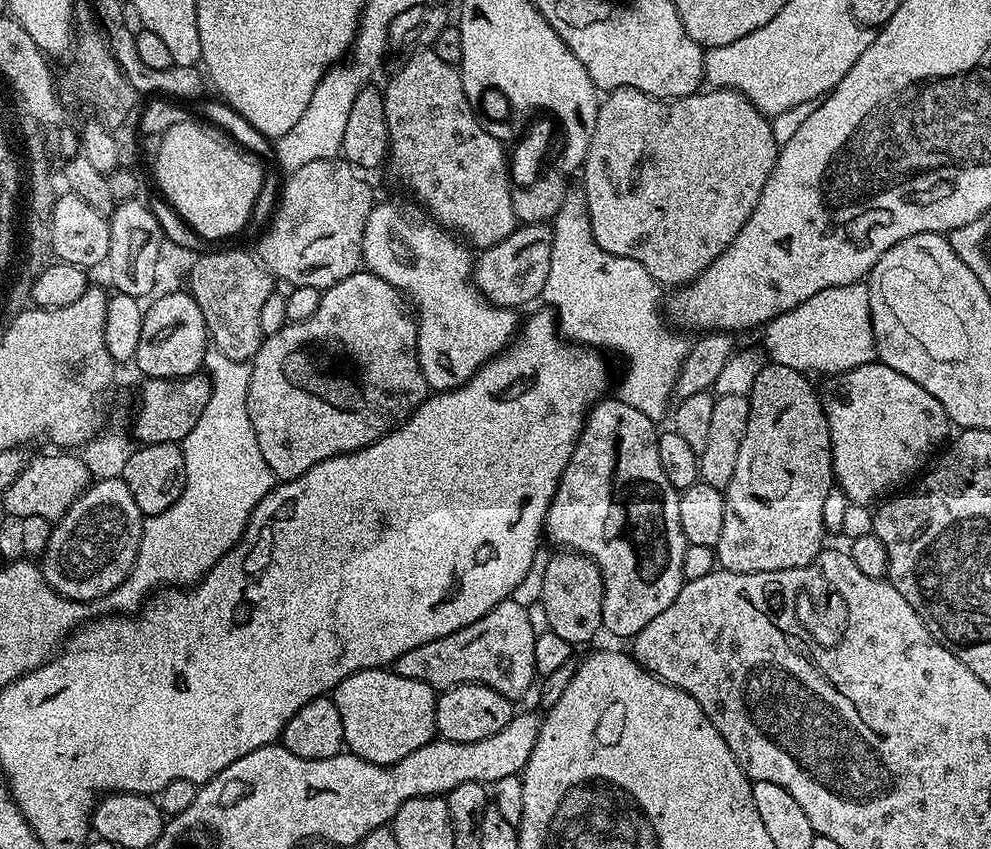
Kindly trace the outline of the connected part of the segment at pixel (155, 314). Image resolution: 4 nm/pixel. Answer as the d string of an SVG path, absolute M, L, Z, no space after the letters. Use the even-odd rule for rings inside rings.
M184 290L167 291L157 295L152 305L144 308L144 317L142 318L142 335L138 338L138 350L134 367L141 372L141 377L186 377L197 375L204 364L205 350L208 347L210 337L208 329L205 326L205 318L194 302L191 293Z

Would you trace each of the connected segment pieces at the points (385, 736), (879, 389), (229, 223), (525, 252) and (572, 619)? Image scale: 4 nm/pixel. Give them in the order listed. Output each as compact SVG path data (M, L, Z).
M371 668L358 674L350 674L342 683L333 688L331 700L336 703L336 714L342 718L344 743L353 756L360 756L366 762L375 764L393 764L429 744L437 735L436 731L436 697L437 689L426 682L414 678L402 678L395 670L388 668Z
M869 362L850 369L837 380L840 381L837 382L836 389L829 394L828 400L826 396L823 401L826 422L830 426L832 475L849 502L872 506L893 490L907 485L933 459L937 449L949 439L950 421L946 410L942 410L942 402L938 402L934 394L922 390L918 382L906 378L906 374L898 374L898 370L890 370L890 366L885 364Z
M189 118L184 122L171 126L159 137L158 143L160 145L156 148L156 184L158 187L159 195L163 196L169 204L172 205L173 210L184 219L188 225L198 233L205 242L212 242L212 240L224 240L227 236L236 236L240 231L245 231L248 228L248 219L254 210L254 198L258 198L258 190L264 181L265 169L260 168L260 164L247 152L244 148L239 148L226 133L220 128L215 128L212 124L199 124L195 118Z
M520 224L505 240L494 246L483 249L475 257L472 266L472 283L486 300L498 308L520 310L523 304L531 300L539 301L544 295L546 277L550 275L550 246L552 245L552 229L548 224Z
M560 550L557 553L557 556L549 558L544 568L538 596L539 603L545 606L548 631L558 634L558 638L566 638L566 642L573 646L588 644L596 635L601 635L604 626L602 574L594 561L581 552Z

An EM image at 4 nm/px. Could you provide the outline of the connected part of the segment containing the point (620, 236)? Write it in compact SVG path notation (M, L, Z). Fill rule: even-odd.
M613 88L607 93L608 97L600 100L598 118L594 126L594 138L590 138L590 150L586 154L582 171L584 171L584 184L582 191L586 198L586 206L590 214L590 226L594 234L594 242L606 250L606 254L618 254L622 258L634 258L634 262L642 262L646 266L646 274L654 277L661 286L683 286L692 283L696 276L734 242L738 230L746 226L758 198L762 194L762 186L766 186L766 178L776 168L776 154L778 145L772 133L772 121L764 113L759 112L742 93L731 88L718 88L715 90L697 91L690 96L664 99L639 92L633 88Z

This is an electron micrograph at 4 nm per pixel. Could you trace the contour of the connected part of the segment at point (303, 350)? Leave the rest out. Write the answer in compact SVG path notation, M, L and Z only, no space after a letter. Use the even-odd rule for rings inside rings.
M361 270L350 274L350 278L342 278L342 282L323 289L318 302L318 310L314 310L314 314L310 318L297 324L289 322L284 325L282 330L278 330L278 334L265 336L258 354L250 361L252 373L248 387L248 417L254 426L254 434L258 438L258 450L262 450L262 458L266 458L266 466L270 466L273 477L277 481L297 480L302 474L306 474L306 470L310 470L310 466L314 466L326 458L334 458L365 448L368 444L385 436L387 432L392 431L397 424L404 423L420 407L420 403L428 399L430 389L422 374L422 366L416 357L417 321L413 317L411 320L404 313L404 304L406 308L402 294L397 288L390 286L390 282L378 278L373 272Z

